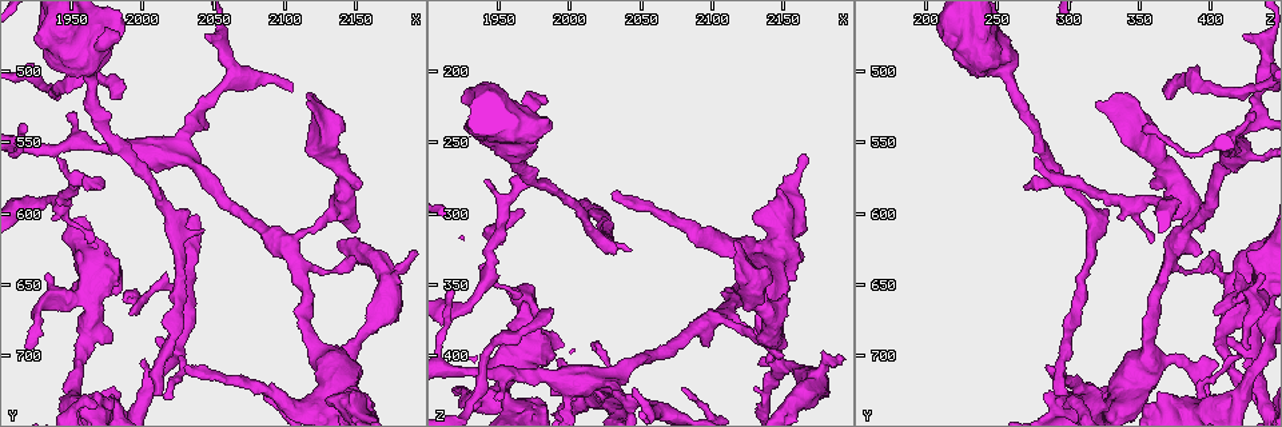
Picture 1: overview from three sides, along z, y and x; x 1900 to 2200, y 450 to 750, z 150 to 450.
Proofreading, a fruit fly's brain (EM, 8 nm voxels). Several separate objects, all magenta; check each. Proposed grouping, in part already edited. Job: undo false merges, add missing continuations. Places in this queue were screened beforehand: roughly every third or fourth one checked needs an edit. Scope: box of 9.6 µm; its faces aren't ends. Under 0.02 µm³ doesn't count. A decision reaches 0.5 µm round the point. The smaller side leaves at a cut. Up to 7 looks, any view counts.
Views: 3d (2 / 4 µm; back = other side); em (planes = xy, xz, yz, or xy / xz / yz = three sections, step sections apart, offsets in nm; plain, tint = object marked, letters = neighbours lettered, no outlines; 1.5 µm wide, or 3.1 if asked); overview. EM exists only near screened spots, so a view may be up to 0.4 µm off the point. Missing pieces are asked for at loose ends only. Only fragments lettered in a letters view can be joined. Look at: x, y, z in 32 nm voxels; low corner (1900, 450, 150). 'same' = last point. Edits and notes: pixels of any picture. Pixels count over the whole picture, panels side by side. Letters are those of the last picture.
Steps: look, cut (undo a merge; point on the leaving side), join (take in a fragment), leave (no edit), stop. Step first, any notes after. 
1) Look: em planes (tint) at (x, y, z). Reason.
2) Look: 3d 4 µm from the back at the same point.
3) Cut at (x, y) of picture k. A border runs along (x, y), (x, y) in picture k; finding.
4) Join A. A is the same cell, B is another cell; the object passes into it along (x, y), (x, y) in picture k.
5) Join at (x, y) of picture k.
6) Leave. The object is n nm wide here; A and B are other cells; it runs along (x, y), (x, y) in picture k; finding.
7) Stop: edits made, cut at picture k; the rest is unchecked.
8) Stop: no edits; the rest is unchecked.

Look: em planes (plain) at (2016, 728, 394). Thin end.

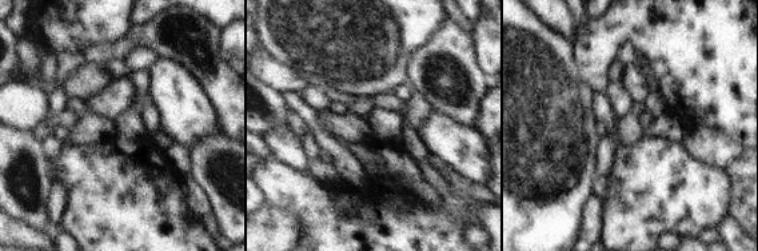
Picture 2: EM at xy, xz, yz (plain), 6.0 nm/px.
Look: em planes (letters) at the same point. See the neighbours.

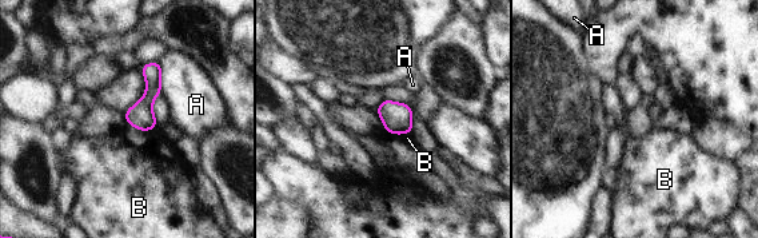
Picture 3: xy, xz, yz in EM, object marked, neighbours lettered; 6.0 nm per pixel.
Leave. The object is 160 nm wide here; A and B are other cells; a border runs along (383, 130), (391, 134), (410, 134) in picture 3; no lettered fragment goes on from it.

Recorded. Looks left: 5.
Look: em xy step 8 (tint) at (2032, 602, 328). Free end.

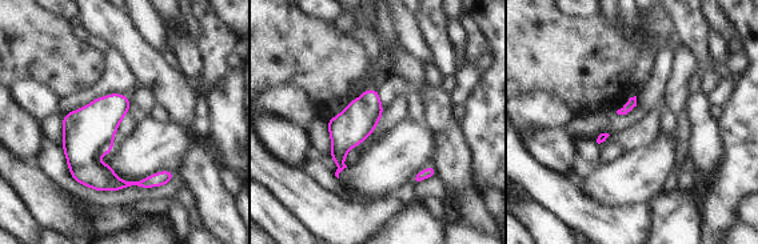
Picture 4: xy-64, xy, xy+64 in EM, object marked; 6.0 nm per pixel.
Look: em yz step 8 (letters) at the same point.

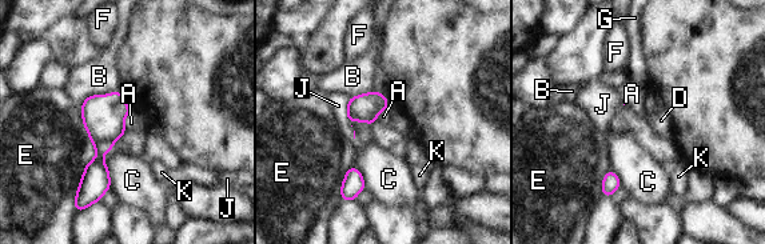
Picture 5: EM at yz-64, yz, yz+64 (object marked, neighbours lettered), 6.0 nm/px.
Leave. The longest contact is with E, 550 nm; A, B, C, D, E, F, G, J and K are other cells; a border runs along (131, 112), (124, 118), (126, 131) in picture 5; none of them fits.

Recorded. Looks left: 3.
Look: 3d 4 µm at (2036, 538, 426). Arms part here.

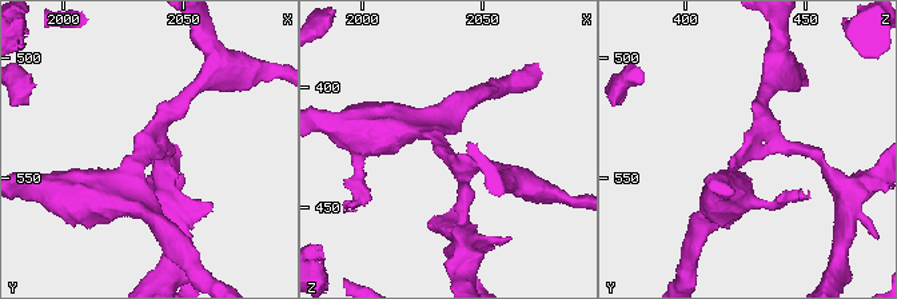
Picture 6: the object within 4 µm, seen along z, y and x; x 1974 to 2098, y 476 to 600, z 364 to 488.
Look: em xy step 4 (letters) at (2035, 535, 427). 3 arms meet here; the arms are 190, 200, 220 nm wide; need the tissue.

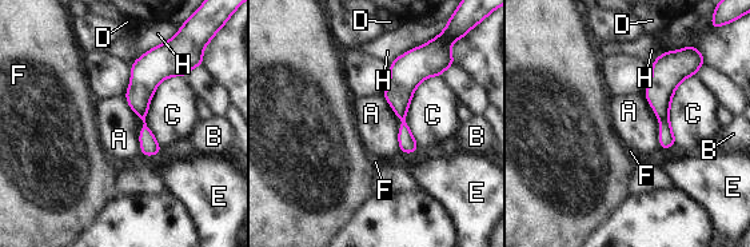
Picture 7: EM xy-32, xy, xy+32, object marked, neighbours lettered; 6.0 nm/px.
Look: em planes (letters) at the same point. Cut it another way.

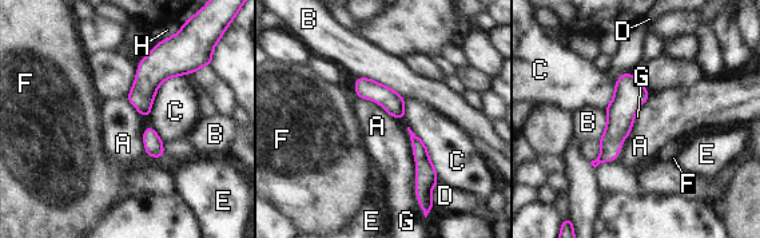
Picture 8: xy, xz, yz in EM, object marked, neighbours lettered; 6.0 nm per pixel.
Leave. The longest contact is with C, 340 nm; A, B, C, D, E, F, G and H are other cells; a border runs along (357, 76), (374, 79), (402, 96) in picture 8; continuous, no second neuron.

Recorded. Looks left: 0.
Stop: no edits; the rest is unchecked.

